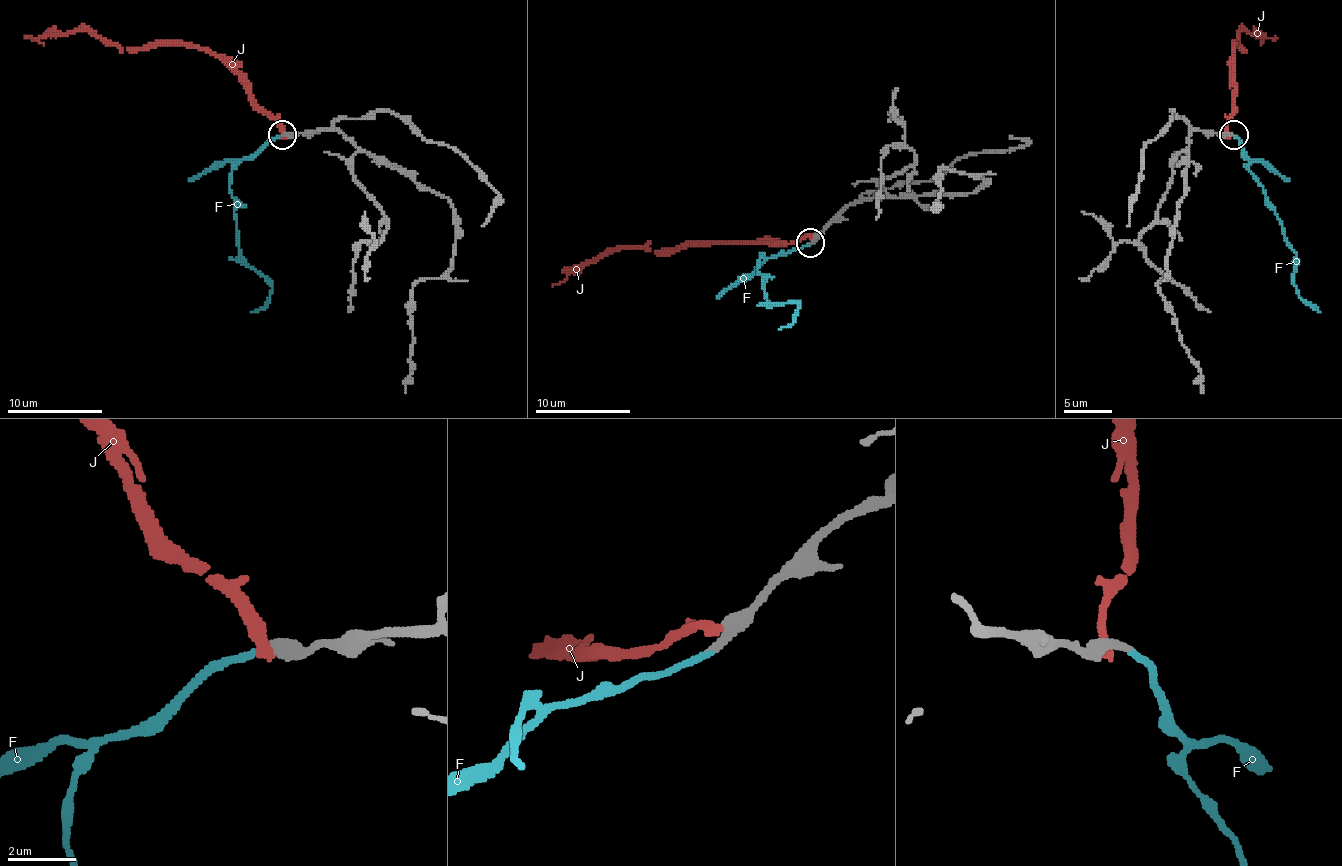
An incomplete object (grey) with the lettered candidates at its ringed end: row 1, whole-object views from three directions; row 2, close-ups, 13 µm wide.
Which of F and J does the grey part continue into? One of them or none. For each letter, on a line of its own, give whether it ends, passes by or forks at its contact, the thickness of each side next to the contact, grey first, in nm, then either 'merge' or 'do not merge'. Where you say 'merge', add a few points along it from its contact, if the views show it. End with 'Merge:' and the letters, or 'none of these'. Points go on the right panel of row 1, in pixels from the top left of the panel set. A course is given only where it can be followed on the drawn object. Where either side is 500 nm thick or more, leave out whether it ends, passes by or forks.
F: it ends | 240/180 nm | merge | via (1234, 135), (1294, 252), (1296, 293), (1320, 312)
J: 500/320 nm | do not merge
Merge: F

